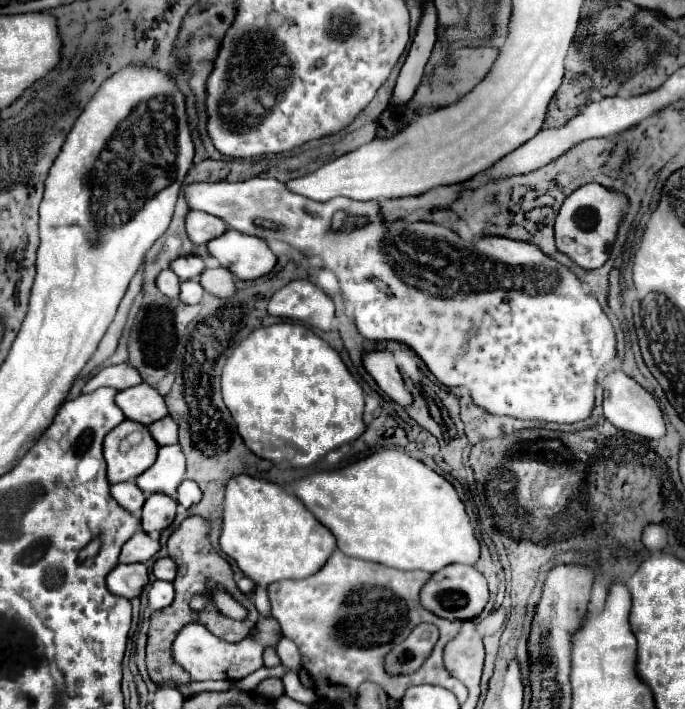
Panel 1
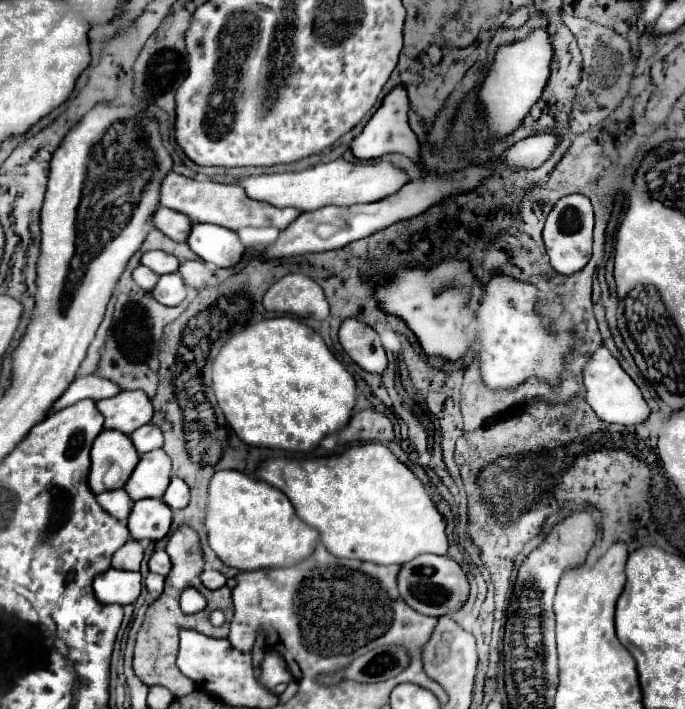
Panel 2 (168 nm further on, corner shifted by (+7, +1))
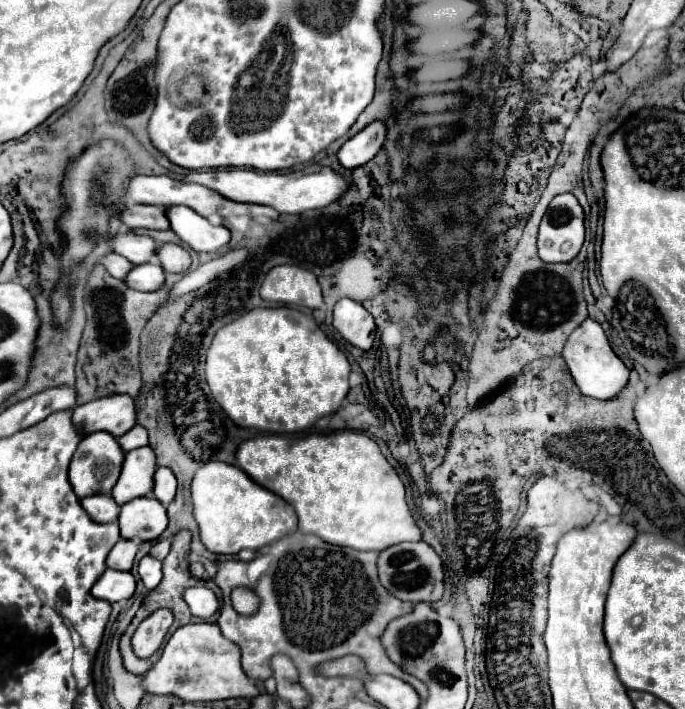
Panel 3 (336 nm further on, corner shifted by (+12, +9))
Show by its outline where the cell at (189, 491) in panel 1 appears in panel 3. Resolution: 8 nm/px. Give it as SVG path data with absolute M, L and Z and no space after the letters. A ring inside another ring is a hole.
M156 468L154 472L154 496L156 500L160 500L164 506L170 504L174 500L174 494L176 494L176 476L172 476L172 470L170 468Z

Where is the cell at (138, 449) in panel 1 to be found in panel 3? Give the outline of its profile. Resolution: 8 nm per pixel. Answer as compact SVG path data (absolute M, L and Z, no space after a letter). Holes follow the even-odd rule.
M92 432L92 434L84 436L72 456L70 472L68 472L68 480L70 480L76 496L82 500L82 498L94 496L94 494L110 494L110 490L114 488L114 484L120 476L122 460L124 460L124 452L116 444L114 436L108 436L106 432Z

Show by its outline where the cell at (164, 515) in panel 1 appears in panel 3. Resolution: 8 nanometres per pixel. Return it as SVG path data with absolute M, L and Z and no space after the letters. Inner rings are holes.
M136 498L120 508L120 536L124 540L156 540L168 524L166 508L156 498Z

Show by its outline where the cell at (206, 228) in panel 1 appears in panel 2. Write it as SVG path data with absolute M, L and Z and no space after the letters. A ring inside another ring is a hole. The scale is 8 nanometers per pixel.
M159 208L153 216L153 226L159 228L161 232L165 232L165 236L169 236L175 242L187 242L193 222L189 216L185 216L181 212L173 212L169 208Z

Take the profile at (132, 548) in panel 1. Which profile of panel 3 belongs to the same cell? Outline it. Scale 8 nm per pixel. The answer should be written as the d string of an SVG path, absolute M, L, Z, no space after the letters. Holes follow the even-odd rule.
M118 540L106 558L106 566L112 570L130 570L138 544L134 540Z

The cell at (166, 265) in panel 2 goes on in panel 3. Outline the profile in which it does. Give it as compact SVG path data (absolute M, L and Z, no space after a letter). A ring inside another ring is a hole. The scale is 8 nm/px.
M124 230L112 236L110 240L110 250L128 258L132 264L140 264L140 262L150 262L154 260L152 256L152 248L154 248L154 240L148 236L140 236L136 232Z

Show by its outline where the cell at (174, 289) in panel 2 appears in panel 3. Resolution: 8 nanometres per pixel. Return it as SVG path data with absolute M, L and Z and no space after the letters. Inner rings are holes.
M144 262L144 264L136 264L132 266L132 270L126 274L124 282L134 288L134 290L144 290L144 292L152 292L158 290L164 282L164 270L160 268L160 264L156 262Z

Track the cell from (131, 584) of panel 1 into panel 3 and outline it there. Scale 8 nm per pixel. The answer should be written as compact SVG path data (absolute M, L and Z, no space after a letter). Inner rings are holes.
M108 568L92 586L92 596L114 604L114 602L132 598L134 588L136 588L136 580L130 572L116 572Z

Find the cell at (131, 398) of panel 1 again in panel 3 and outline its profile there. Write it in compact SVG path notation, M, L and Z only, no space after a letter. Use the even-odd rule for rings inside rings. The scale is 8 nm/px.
M106 396L76 406L72 424L78 432L84 430L84 434L102 430L118 438L136 424L136 410L132 408L130 396Z

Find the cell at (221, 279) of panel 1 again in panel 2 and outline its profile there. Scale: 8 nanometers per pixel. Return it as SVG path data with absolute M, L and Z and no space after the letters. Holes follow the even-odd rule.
M197 260L197 262L183 262L179 266L179 272L183 276L183 282L191 288L205 288L213 280L215 272L209 264Z

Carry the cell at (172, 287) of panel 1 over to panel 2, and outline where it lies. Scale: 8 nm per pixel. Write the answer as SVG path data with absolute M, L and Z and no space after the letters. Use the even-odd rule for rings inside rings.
M139 266L139 268L135 268L135 272L133 272L133 280L143 288L143 290L149 290L151 292L151 288L155 288L155 284L157 284L157 280L159 280L159 274L155 274L151 268L147 268L147 266Z

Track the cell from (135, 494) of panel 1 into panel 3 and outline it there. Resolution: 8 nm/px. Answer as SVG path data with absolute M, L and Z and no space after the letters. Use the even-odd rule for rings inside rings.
M104 494L84 498L82 506L86 508L88 516L98 524L114 522L118 518L118 514L120 514L120 506L110 496L104 496Z

